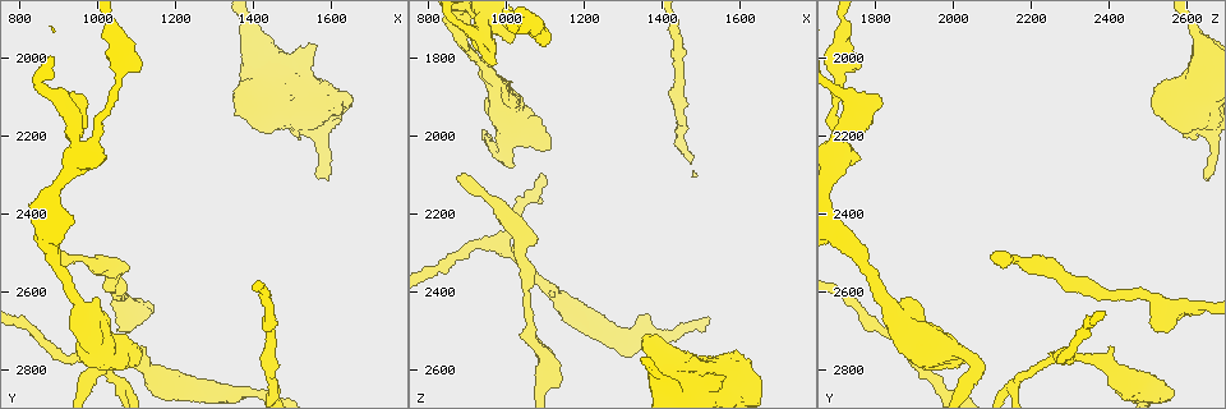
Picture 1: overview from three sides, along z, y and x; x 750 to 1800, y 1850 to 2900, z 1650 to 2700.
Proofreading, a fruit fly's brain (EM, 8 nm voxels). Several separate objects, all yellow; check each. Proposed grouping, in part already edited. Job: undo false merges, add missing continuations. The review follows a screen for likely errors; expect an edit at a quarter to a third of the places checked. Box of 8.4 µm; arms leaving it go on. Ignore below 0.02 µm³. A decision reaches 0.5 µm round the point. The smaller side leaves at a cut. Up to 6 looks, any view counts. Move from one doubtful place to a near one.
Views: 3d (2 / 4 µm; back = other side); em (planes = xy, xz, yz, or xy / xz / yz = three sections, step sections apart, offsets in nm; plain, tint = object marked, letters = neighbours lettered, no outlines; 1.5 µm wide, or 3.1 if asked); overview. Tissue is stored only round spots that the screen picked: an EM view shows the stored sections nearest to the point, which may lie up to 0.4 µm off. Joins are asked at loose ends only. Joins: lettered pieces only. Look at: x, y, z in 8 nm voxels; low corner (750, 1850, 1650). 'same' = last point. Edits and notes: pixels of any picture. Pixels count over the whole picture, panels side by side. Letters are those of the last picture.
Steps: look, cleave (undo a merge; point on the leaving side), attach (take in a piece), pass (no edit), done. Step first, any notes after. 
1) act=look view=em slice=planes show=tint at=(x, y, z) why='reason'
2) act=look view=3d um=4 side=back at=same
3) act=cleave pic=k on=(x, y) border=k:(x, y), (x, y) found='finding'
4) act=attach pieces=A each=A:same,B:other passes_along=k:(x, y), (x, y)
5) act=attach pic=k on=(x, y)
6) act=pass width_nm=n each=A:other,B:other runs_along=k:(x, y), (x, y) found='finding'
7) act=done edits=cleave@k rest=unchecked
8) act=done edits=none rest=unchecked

act=look view=em slice=planes show=letters at=(1105, 1995, 1765) why='branch stops here'

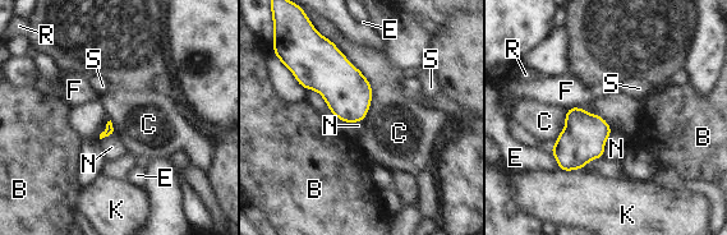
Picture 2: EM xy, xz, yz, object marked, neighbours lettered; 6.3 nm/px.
act=pass longest_contact=C:550nm each=B:other,C:other,E:other,F:other,K:other,N:other,R:other,S:other found='none of them fits'

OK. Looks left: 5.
act=look view=3d um=4 at=(1560, 1960, 2625) why='stops while still wide'

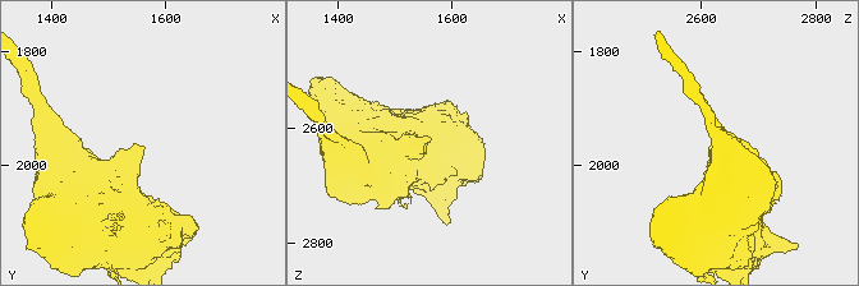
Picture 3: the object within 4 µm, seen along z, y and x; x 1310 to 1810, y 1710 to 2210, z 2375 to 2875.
act=look view=em slice=planes show=letters at=(1565, 1970, 2620)

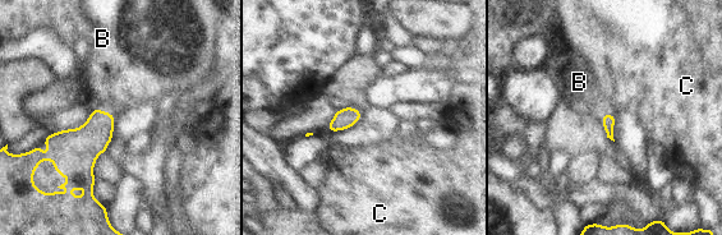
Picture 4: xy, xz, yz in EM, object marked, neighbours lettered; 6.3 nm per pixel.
act=attach pieces=B longest_contact=B:90nm each=B:same,C:other passes_along=4:(83, 144), (100, 110), (101, 82) found='it goes on there'

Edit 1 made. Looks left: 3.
act=look view=overview

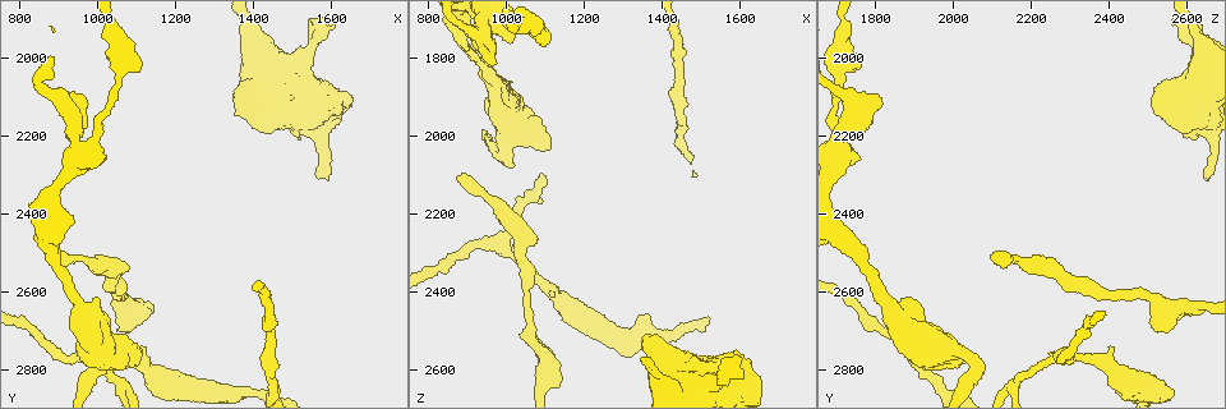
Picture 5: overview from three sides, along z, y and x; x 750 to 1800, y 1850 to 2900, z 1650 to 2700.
act=look view=em slice=planes show=tint at=(870, 2525, 2110) why='branch stops here'

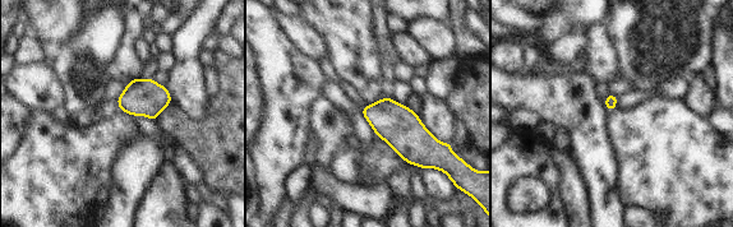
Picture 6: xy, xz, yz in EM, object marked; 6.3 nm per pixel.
act=look view=em slice=planes show=letters at=same

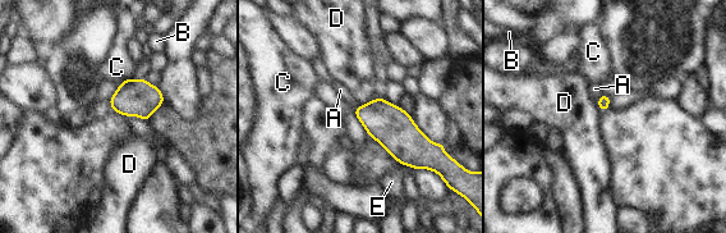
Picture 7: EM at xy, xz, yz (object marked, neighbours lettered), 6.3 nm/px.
act=pass each=A:other,B:other,C:other,D:other,E:other found='none of them fits'

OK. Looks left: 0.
act=done edits=attach@4 rest=unchecked

